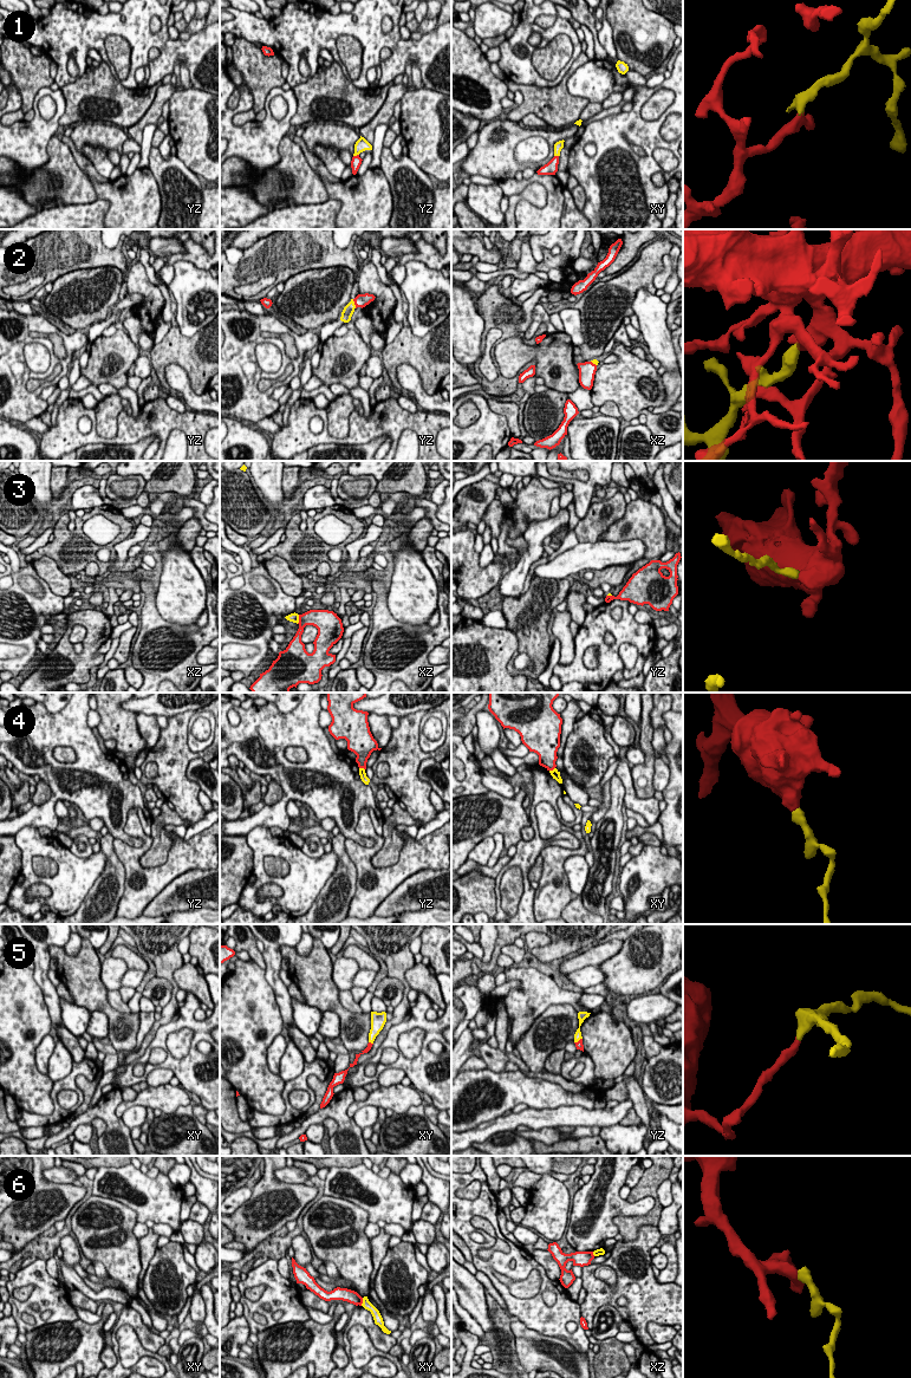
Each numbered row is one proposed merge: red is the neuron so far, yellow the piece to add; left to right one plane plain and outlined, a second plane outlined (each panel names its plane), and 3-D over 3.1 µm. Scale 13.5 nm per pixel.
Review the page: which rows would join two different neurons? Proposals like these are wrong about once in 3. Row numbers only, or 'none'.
3, 6

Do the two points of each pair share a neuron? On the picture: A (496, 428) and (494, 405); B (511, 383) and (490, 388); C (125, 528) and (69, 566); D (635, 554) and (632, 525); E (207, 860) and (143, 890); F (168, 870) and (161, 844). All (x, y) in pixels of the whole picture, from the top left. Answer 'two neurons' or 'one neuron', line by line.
A: two neurons
B: one neuron
C: one neuron
D: two neurons
E: one neuron
F: two neurons

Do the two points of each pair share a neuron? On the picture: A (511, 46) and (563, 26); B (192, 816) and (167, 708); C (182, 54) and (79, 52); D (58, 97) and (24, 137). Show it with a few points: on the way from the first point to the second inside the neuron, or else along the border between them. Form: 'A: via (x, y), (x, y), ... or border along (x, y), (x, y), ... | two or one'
A: via (524, 33), (527, 30), (550, 31) | one
B: border along (195, 710), (184, 710), (167, 719) | two
C: via (156, 40), (144, 40), (132, 28), (104, 28) | one
D: via (59, 110), (56, 118), (37, 134) | one

